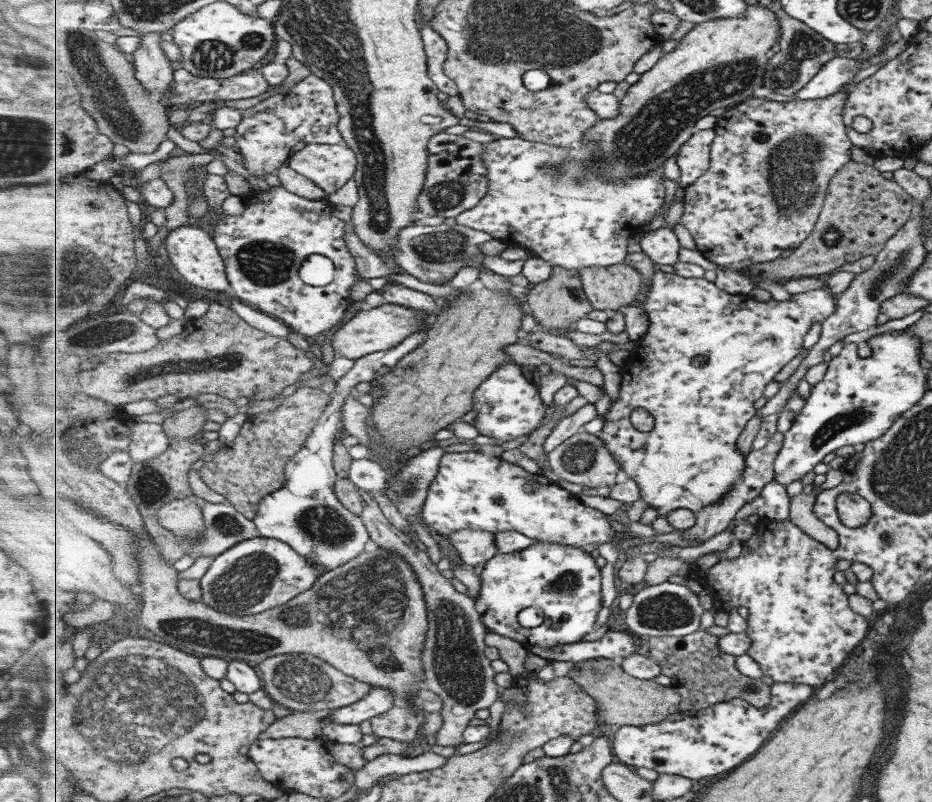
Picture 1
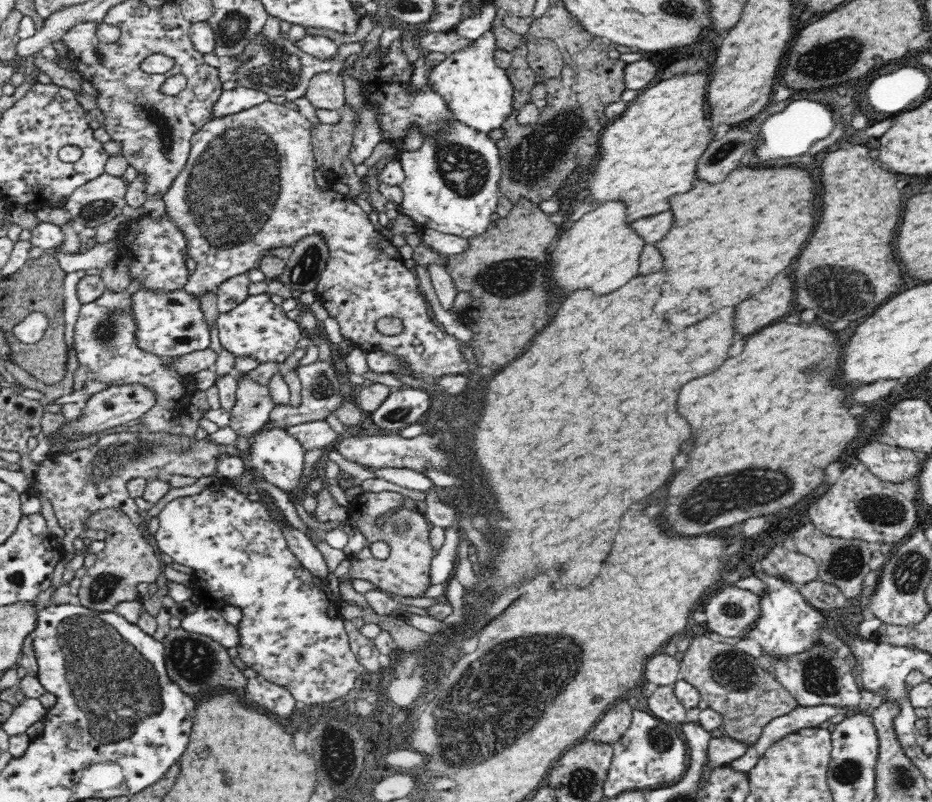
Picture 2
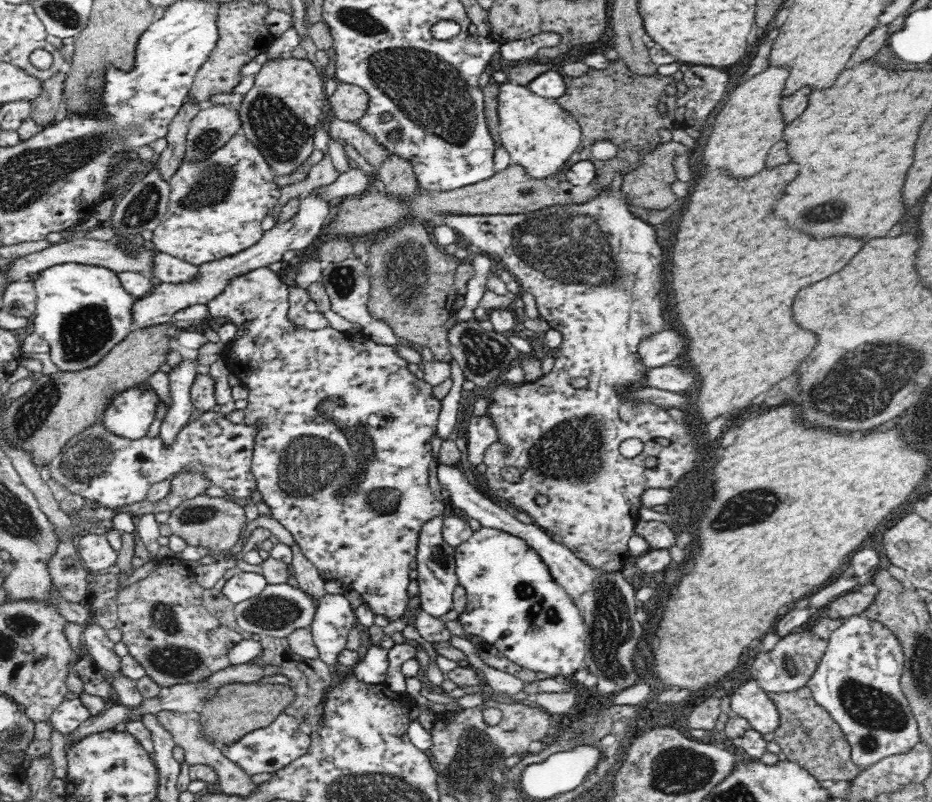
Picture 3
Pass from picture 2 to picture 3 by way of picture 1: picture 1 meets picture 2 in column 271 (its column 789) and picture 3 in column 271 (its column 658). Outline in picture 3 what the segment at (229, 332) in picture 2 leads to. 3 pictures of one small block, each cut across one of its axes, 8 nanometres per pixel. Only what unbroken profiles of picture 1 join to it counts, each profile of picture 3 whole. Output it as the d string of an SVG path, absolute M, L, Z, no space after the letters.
M267 267L254 268L250 272L239 273L227 281L226 286L218 296L214 296L208 302L208 310L211 318L220 318L221 321L234 324L238 328L236 341L232 342L225 351L223 358L230 366L230 370L239 375L246 383L249 397L248 406L244 408L244 422L246 424L258 424L261 432L258 432L254 442L254 454L252 468L258 491L262 500L269 506L272 516L279 520L296 540L297 545L304 556L316 565L318 572L324 580L338 580L348 588L356 590L362 600L370 606L374 616L384 616L388 622L396 622L406 616L406 624L414 626L416 632L428 642L444 642L452 638L452 633L447 627L447 622L442 621L424 611L422 607L410 606L410 562L417 556L420 532L422 527L436 516L446 515L447 503L439 501L430 491L428 470L432 462L432 439L437 436L438 418L442 410L442 400L434 396L434 387L426 382L422 376L415 375L408 370L408 360L398 354L393 345L377 344L363 333L338 332L334 328L322 328L322 330L294 329L288 323L289 312L289 287Z

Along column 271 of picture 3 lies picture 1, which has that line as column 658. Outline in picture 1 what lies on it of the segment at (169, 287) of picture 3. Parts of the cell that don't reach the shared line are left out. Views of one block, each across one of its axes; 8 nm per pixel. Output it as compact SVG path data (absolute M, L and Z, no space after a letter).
M661 227L647 232L640 238L640 245L653 264L673 267L679 263L682 246L677 233L671 227Z

